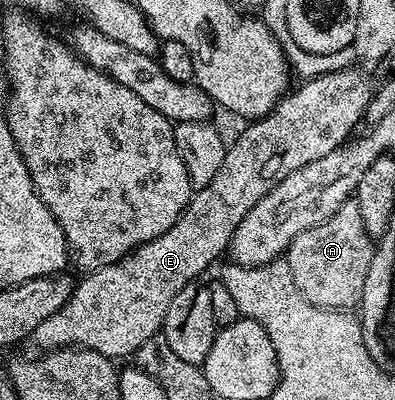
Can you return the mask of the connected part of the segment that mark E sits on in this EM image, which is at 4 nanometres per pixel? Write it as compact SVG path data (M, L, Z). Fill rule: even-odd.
M332 70L329 74L320 74L317 78L312 78L309 82L304 82L300 87L293 89L291 92L281 98L279 104L273 108L265 118L258 118L247 123L248 126L236 139L227 143L224 159L222 165L218 167L218 173L214 176L214 180L210 180L210 184L206 184L206 188L195 191L192 198L188 202L188 207L184 209L183 214L176 223L172 225L166 232L162 232L162 236L158 236L154 240L150 240L146 244L139 246L137 250L132 251L131 254L125 256L120 262L110 264L106 268L98 268L91 272L85 273L81 282L77 281L72 287L72 295L70 300L66 300L66 304L62 304L62 308L58 308L58 312L54 312L54 316L49 316L46 320L42 320L42 324L38 324L38 328L34 328L30 342L34 344L35 348L40 352L47 352L50 350L66 350L69 348L79 348L81 350L93 350L102 356L113 360L121 360L120 358L131 359L137 352L138 348L142 348L142 344L146 344L146 340L150 340L154 335L161 333L164 329L164 321L166 320L166 311L170 308L170 304L174 300L174 296L178 296L178 292L182 292L182 288L186 288L186 284L197 281L201 276L200 273L219 256L224 254L229 249L234 236L235 229L238 228L242 222L242 218L250 212L250 208L254 208L258 200L262 200L264 196L278 183L289 176L290 173L295 172L298 168L303 168L306 164L311 164L314 160L319 160L322 156L329 155L330 152L343 145L353 137L356 125L361 121L365 121L368 105L374 93L374 82L367 78L360 70Z

